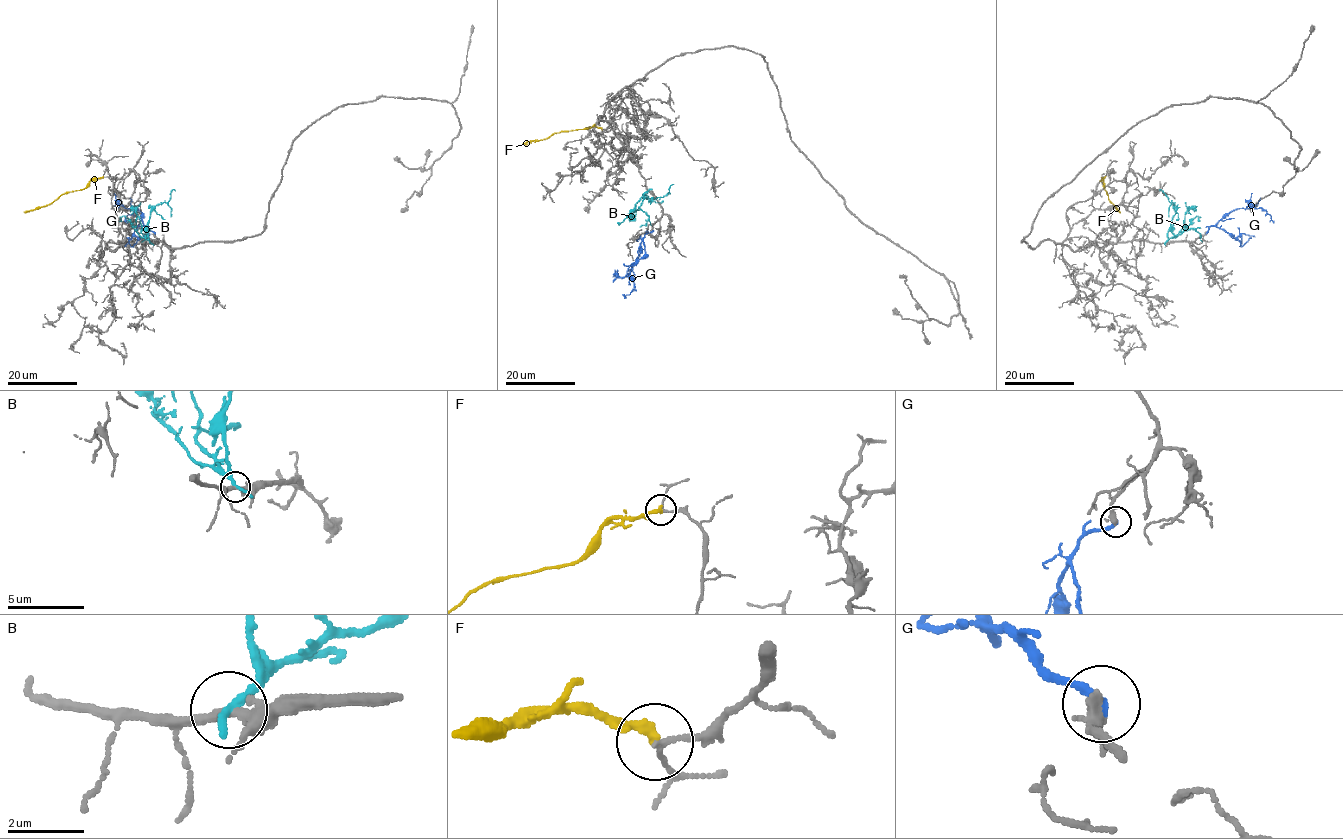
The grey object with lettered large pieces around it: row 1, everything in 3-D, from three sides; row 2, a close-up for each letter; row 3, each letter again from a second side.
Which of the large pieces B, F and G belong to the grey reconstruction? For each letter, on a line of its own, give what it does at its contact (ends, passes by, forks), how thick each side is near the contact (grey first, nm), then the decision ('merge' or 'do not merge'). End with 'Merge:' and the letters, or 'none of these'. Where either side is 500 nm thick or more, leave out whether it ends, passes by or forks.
B: it passes by | 280/190 nm | do not merge
F: it ends | 110/280 nm | do not merge
G: it ends | 300/280 nm | merge
Merge: G

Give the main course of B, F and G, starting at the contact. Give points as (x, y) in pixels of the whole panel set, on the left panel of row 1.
B: (150, 242), (147, 230), (151, 211), (157, 204), (167, 202), (171, 191), (175, 191)
F: (103, 177), (93, 179), (84, 188), (62, 193), (48, 204), (24, 211)
G: (154, 233), (145, 226), (142, 214), (136, 208), (131, 208), (136, 209), (126, 217), (127, 223)

